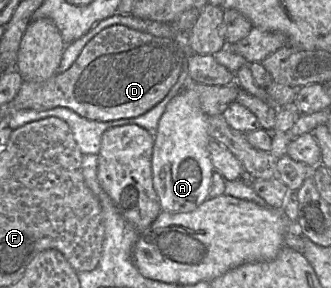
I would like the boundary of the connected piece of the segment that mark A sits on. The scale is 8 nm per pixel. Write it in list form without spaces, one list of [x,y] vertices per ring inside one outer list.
[[[184,89],[167,104],[161,116],[152,155],[153,186],[161,209],[172,213],[195,210],[209,198],[214,167],[209,144],[208,115],[200,106],[197,94]]]

